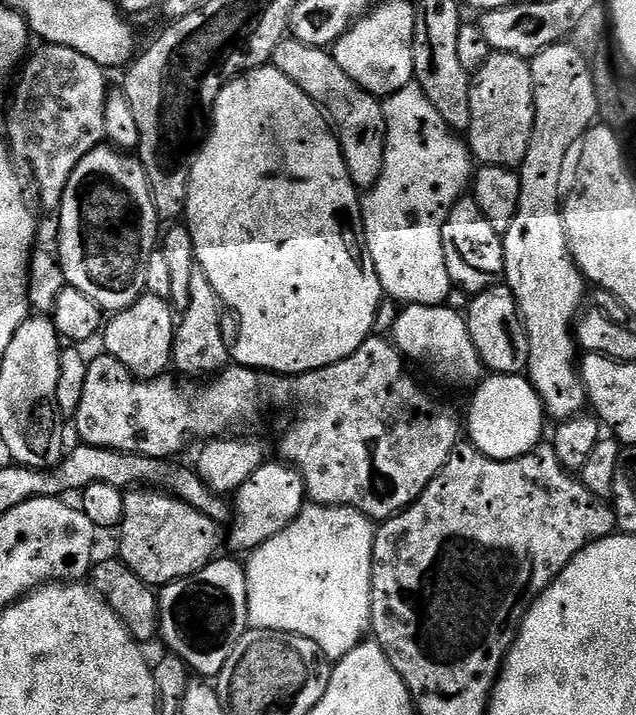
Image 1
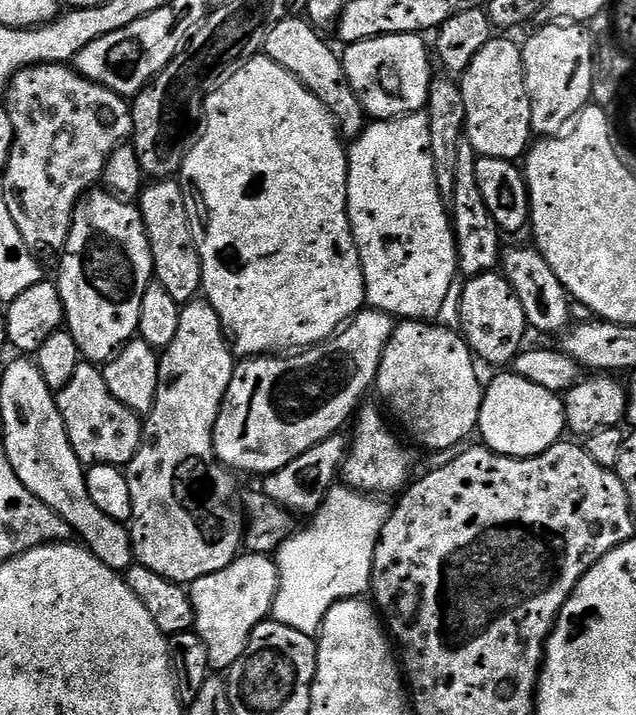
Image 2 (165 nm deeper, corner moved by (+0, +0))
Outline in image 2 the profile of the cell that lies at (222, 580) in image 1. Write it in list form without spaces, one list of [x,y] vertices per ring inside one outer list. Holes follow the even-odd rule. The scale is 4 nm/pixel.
[[[241,554],[226,570],[195,580],[190,586],[196,619],[194,631],[206,646],[209,669],[227,670],[242,658],[252,631],[271,617],[278,589],[280,575],[275,559],[268,554]]]

